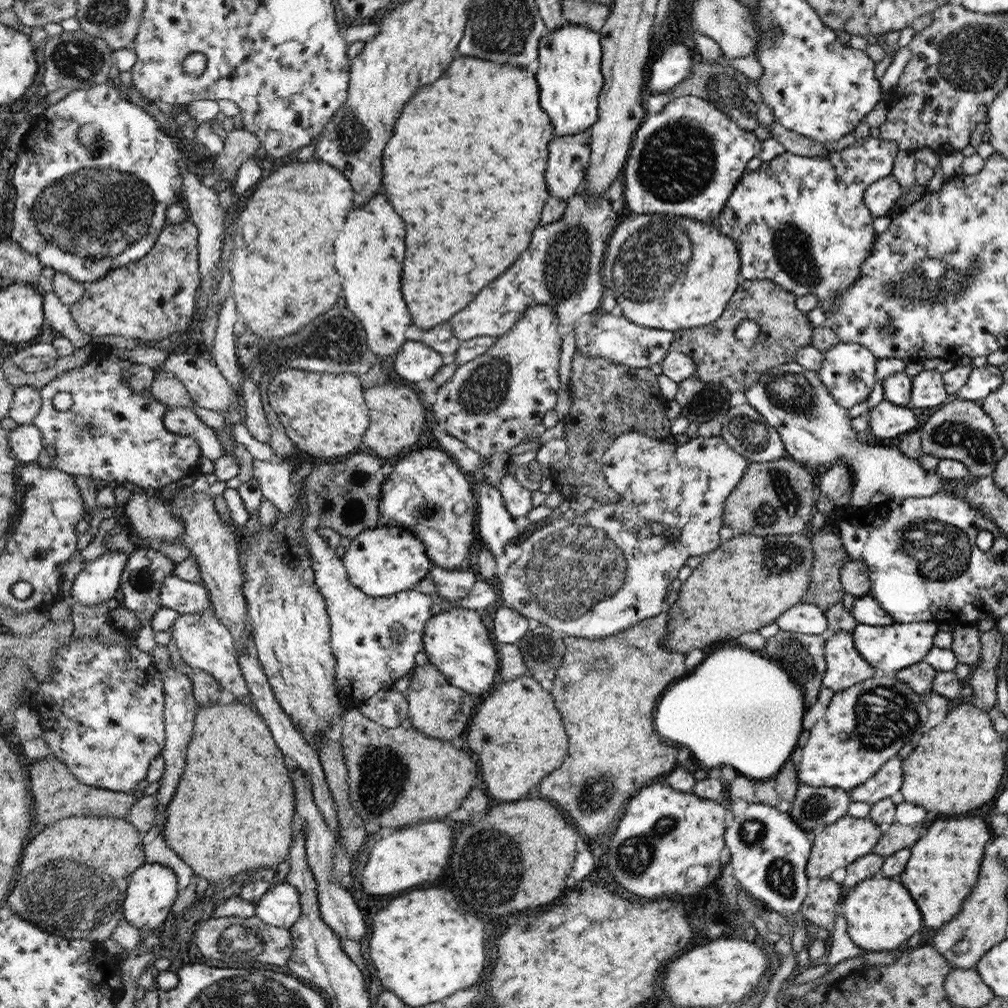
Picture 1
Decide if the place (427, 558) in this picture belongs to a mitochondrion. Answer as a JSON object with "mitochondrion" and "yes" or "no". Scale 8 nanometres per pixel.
{"mitochondrion":"no"}

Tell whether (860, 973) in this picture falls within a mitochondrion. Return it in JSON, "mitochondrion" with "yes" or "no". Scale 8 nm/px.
{"mitochondrion":"no"}

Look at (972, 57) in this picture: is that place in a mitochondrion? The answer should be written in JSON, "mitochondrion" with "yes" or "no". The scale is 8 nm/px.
{"mitochondrion":"yes"}

